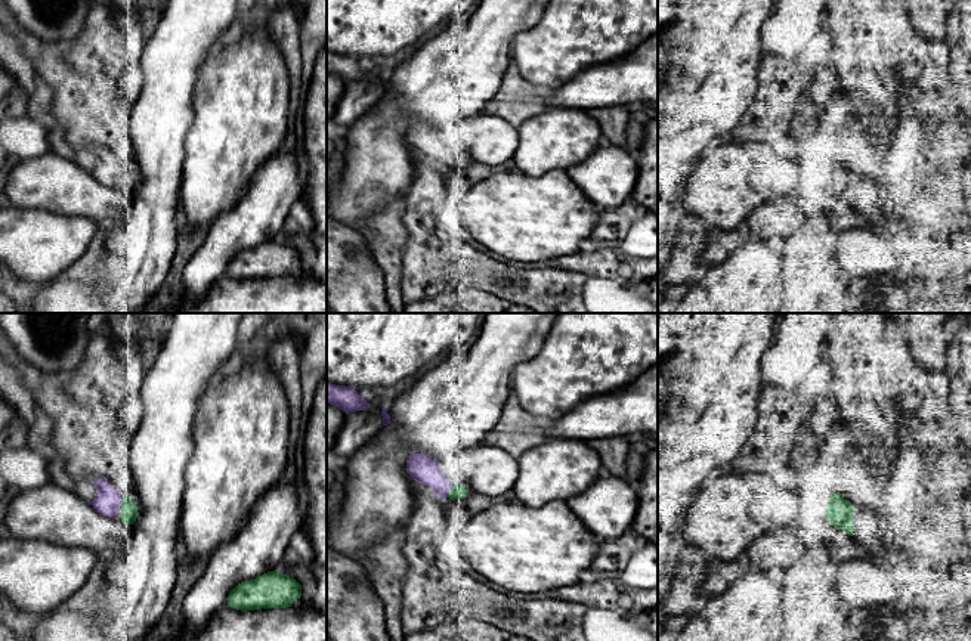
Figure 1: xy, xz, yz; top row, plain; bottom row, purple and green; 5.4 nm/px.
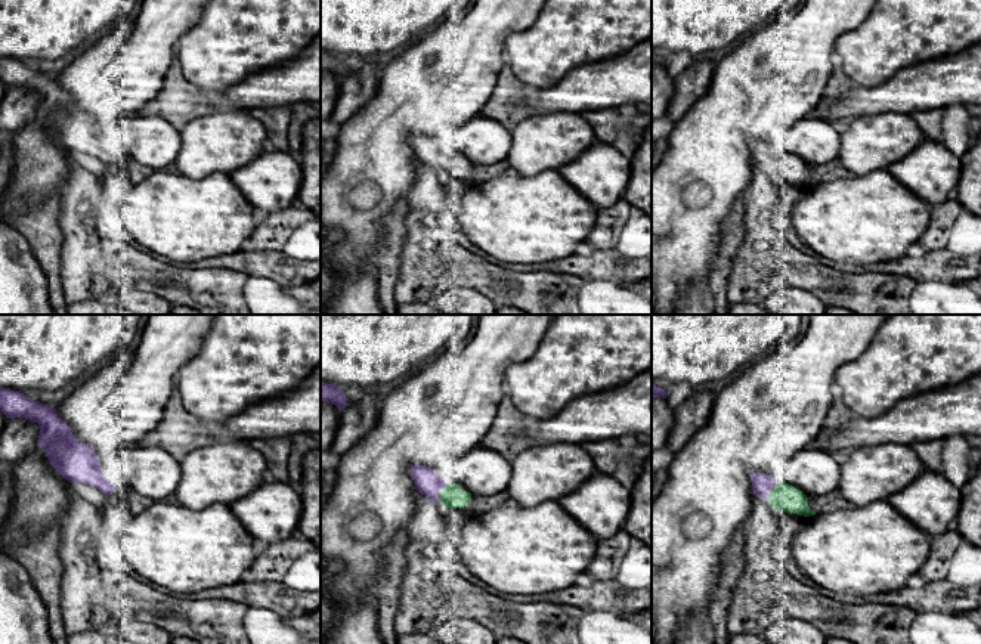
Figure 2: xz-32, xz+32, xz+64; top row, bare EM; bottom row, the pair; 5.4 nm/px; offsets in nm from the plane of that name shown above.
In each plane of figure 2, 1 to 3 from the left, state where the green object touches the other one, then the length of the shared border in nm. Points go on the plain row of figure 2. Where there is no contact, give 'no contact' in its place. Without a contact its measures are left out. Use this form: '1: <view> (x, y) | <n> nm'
1: no contact
2: xz+32 (439, 170) | 30 nm
3: no contact

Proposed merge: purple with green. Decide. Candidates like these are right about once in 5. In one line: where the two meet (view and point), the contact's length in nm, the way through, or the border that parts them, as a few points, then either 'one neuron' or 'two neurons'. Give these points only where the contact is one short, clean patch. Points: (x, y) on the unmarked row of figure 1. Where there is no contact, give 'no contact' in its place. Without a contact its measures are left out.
xz (448, 160) | 80 nm | one neuron

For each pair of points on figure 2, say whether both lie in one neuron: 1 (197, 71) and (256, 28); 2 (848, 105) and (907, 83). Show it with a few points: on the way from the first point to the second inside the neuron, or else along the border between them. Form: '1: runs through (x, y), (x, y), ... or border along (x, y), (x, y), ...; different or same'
1: runs through (212, 56), (241, 31); same
2: runs through (863, 101), (893, 96); same

